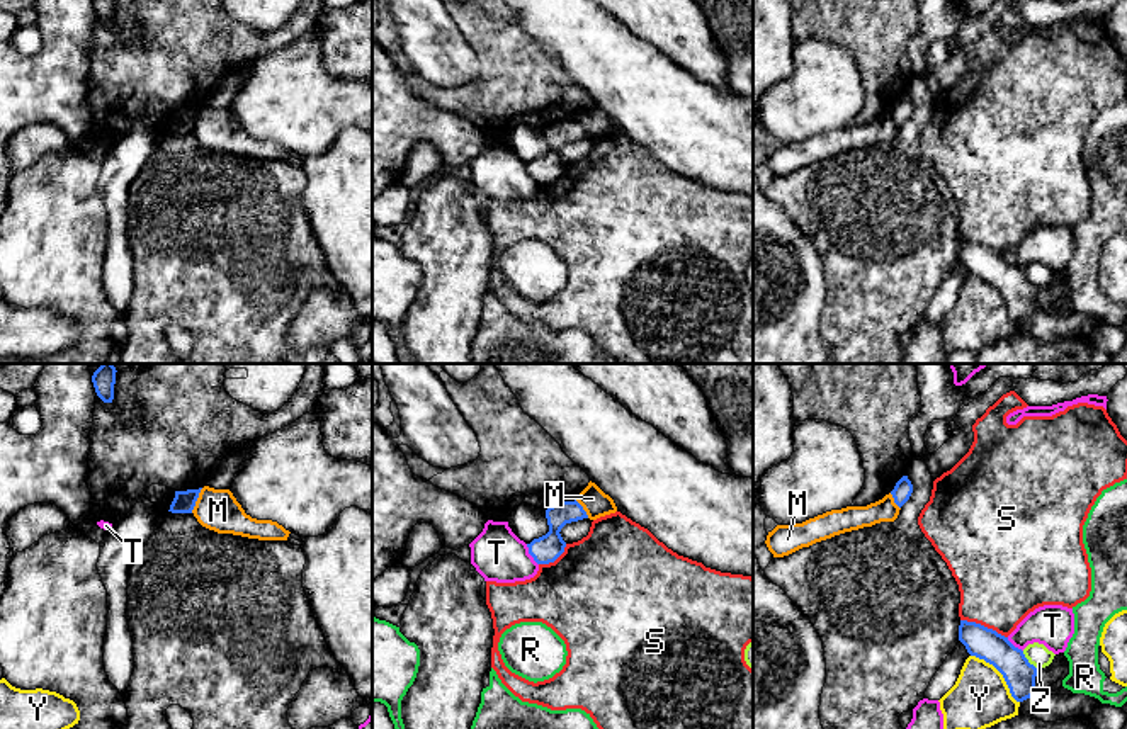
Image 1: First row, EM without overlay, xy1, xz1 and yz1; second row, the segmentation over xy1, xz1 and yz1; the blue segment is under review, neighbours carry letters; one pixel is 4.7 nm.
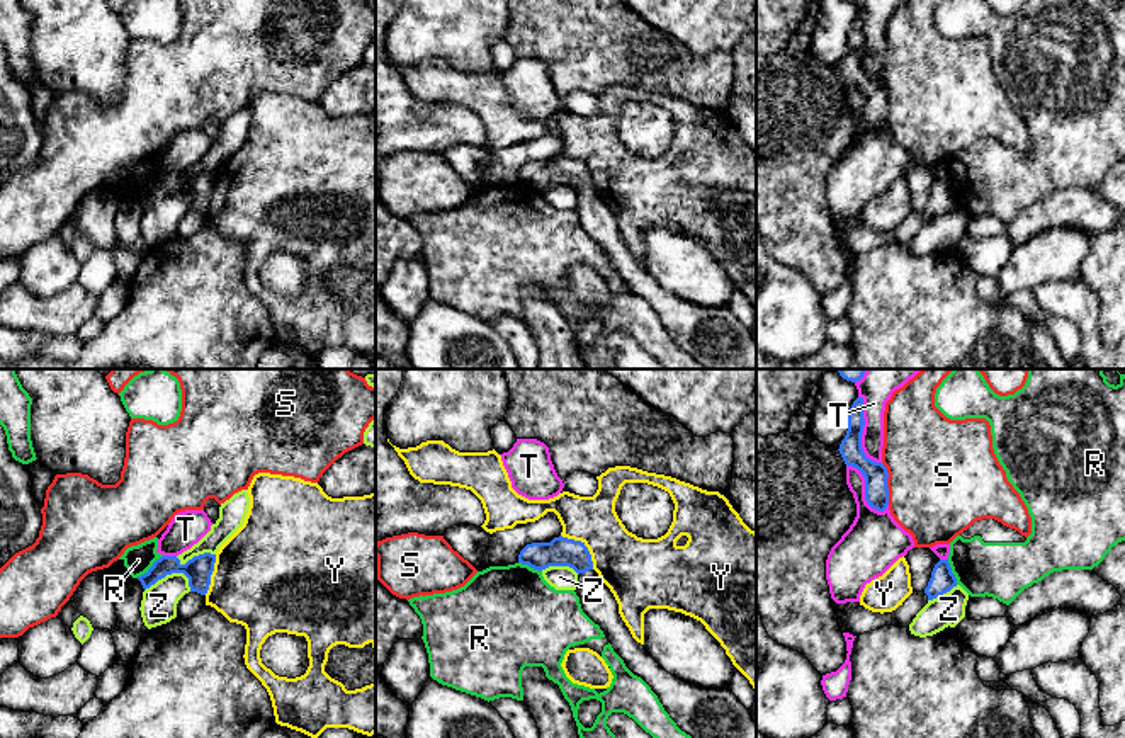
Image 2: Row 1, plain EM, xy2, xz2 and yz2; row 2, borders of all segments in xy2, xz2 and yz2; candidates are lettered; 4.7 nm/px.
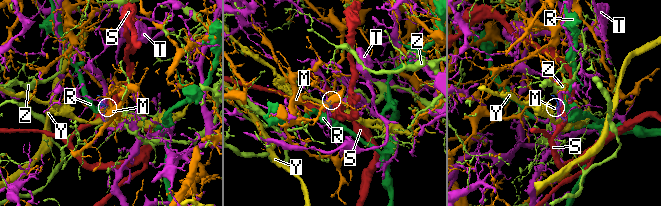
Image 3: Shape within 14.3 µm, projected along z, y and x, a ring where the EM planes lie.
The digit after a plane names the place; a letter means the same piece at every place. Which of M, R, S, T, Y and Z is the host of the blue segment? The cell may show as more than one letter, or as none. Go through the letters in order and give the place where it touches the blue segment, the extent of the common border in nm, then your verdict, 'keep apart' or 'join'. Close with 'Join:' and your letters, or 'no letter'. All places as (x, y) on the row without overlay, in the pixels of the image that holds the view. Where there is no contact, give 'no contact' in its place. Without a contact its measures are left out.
M: xy1 (196, 119) | 130 nm | keep apart
R: xy2 (150, 187) | 170 nm | keep apart
S: yz1 (983, 245) | 240 nm | keep apart
T: yz2 (862, 51) | 340 nm | keep apart
Y: yz1 (1000, 291) | 320 nm | keep apart
Z: xy2 (170, 193) | 220 nm | keep apart
Join: no letter

